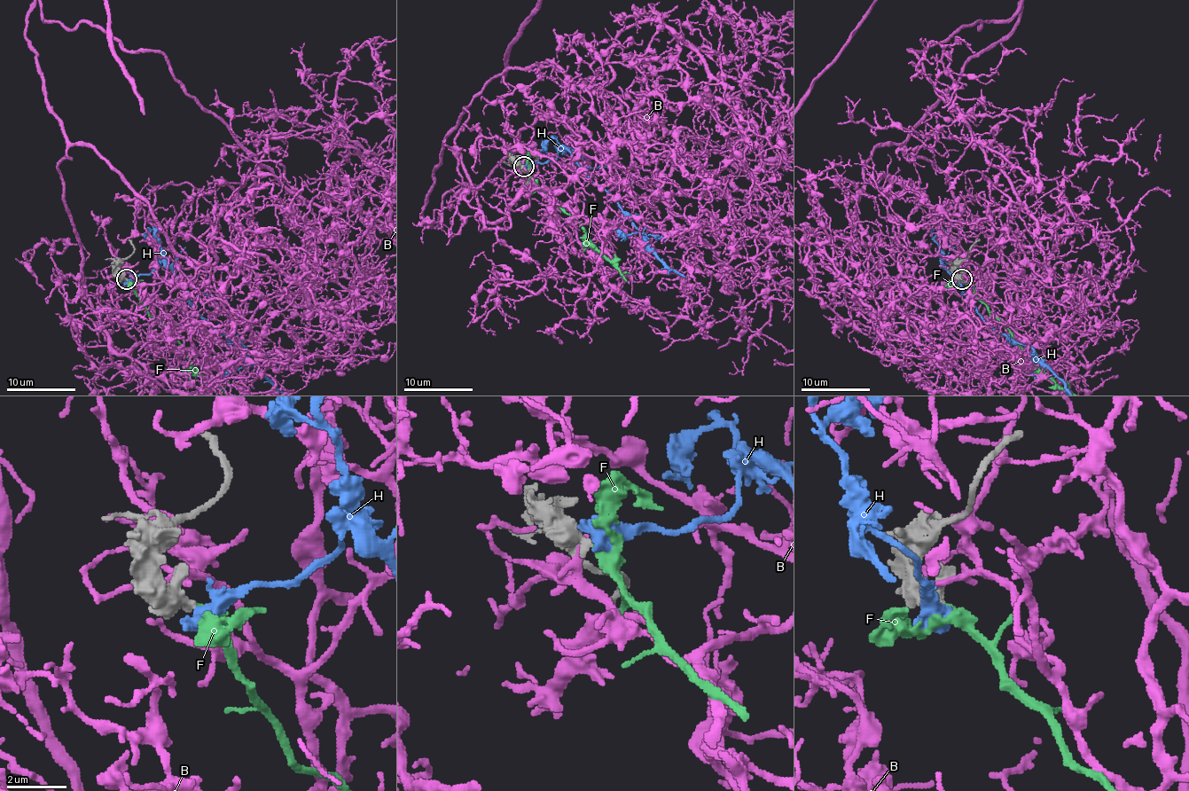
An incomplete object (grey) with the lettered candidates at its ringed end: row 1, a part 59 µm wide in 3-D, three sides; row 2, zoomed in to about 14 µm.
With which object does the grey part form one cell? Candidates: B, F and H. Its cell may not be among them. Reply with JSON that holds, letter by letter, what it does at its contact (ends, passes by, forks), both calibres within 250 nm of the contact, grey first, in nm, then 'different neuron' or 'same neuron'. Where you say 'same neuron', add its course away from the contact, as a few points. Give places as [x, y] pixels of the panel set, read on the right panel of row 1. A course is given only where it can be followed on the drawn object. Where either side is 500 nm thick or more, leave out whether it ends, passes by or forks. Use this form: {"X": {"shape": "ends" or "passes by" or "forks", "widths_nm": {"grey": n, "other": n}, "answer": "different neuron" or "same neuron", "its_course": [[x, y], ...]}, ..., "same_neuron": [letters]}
{"B": {"shape": "passes by", "widths_nm": {"grey": 380, "other": 220}, "answer": "different neuron"}, "F": {"shape": "passes by", "widths_nm": {"grey": 360, "other": 240}, "answer": "same neuron"}, "H": {"widths_nm": {"grey": 400, "other": 500}, "answer": "different neuron"}, "same_neuron": ["F"]}

